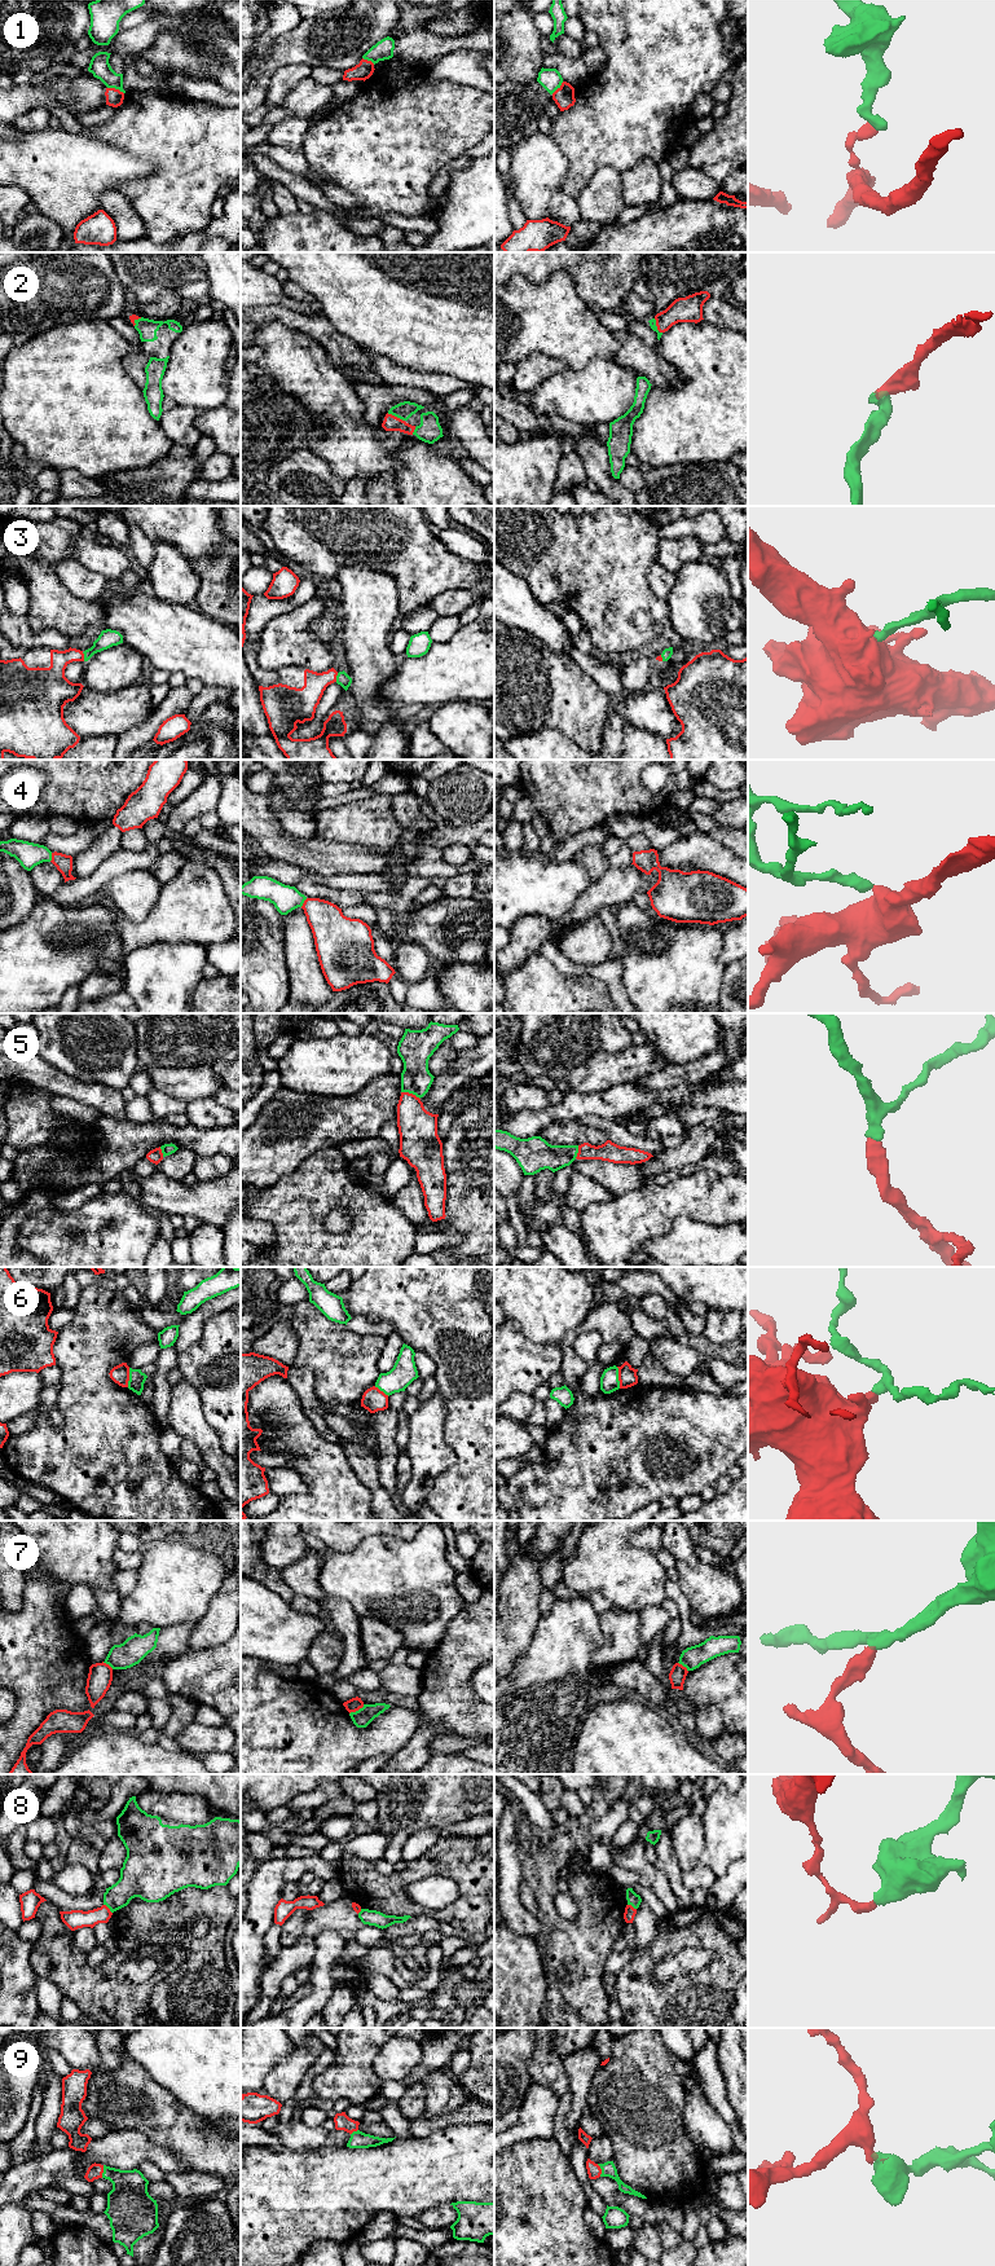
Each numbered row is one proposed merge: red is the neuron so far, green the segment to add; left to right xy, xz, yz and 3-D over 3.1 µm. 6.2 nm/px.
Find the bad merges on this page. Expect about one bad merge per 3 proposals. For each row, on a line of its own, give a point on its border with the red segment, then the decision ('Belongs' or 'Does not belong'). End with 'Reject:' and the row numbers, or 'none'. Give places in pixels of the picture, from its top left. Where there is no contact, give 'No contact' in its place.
1: Touches red at xy (114, 88). Does not belong
2: Touches red at xz (396, 417). Belongs
3: Touches red at xy (83, 656). Belongs
4: Touches red at xy (52, 857). Belongs
5: Touches red at xz (410, 1094). Belongs
6: Touches red at yz (619, 1377). Does not belong
7: Touches red at xz (356, 1710). Does not belong
8: Touches red at xy (109, 1909). Does not belong
9: Touches red at xy (102, 2172). Belongs
Reject: 1, 6, 7, 8

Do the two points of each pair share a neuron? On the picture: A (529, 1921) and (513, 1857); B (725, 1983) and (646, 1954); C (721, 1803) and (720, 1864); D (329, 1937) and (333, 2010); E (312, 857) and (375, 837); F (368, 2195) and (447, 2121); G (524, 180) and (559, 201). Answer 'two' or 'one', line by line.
A: one
B: one
C: one
D: two
E: two
F: two
G: two

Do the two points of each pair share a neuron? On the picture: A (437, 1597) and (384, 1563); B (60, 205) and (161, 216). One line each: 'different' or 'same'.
A: same
B: different

